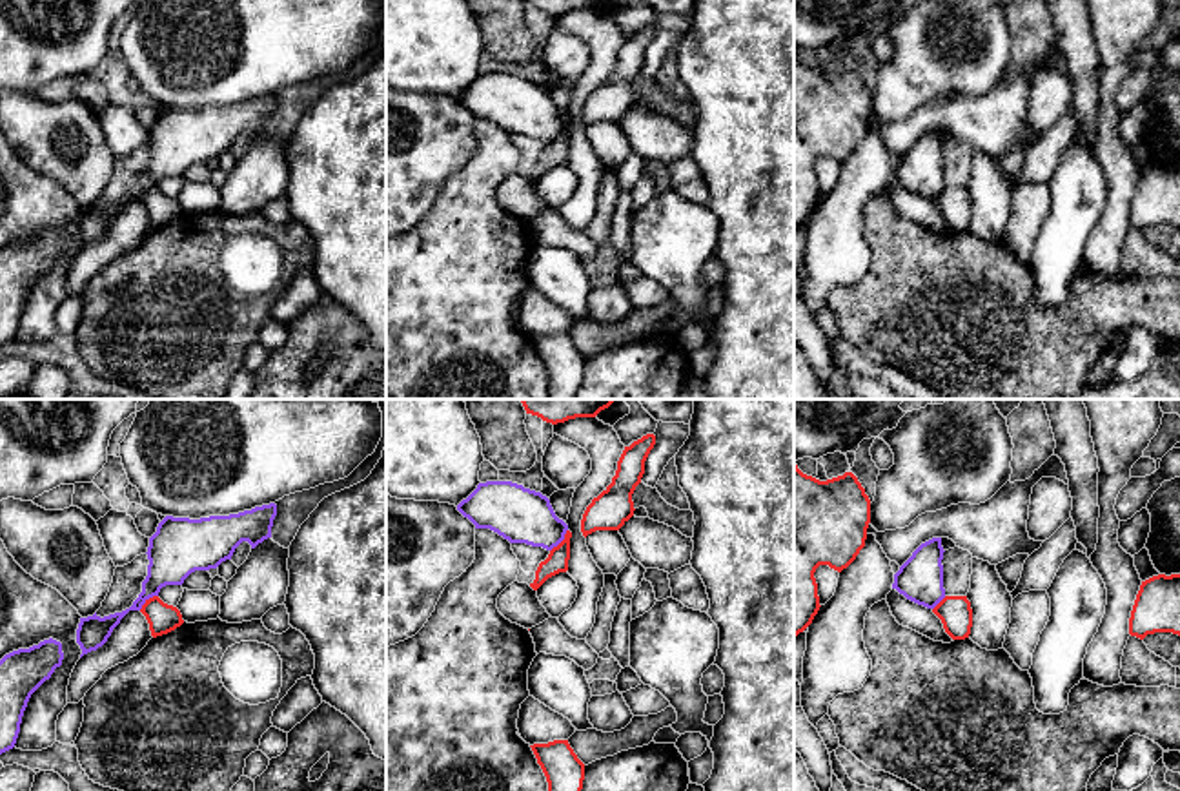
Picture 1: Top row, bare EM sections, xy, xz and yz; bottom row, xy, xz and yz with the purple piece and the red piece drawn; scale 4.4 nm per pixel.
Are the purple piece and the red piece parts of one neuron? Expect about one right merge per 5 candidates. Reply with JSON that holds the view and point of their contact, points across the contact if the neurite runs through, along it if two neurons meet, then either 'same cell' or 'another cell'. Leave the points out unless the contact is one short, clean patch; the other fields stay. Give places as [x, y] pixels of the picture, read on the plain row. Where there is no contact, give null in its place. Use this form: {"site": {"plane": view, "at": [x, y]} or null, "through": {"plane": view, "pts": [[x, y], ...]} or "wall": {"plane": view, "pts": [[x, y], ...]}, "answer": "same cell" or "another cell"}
{"site": {"plane": "xz", "at": [561, 132]}, "wall": {"plane": "xz", "pts": [[567, 121], [565, 128], [550, 143]]}, "answer": "another cell"}

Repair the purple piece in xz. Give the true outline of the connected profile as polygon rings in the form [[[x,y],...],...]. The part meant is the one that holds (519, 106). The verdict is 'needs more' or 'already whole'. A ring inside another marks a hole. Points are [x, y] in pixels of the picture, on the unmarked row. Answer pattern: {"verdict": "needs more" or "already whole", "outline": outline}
{"verdict": "already whole", "outline": [[[486,73],[457,97],[475,120],[490,120],[510,135],[552,142],[568,122],[541,84],[512,73]]]}

